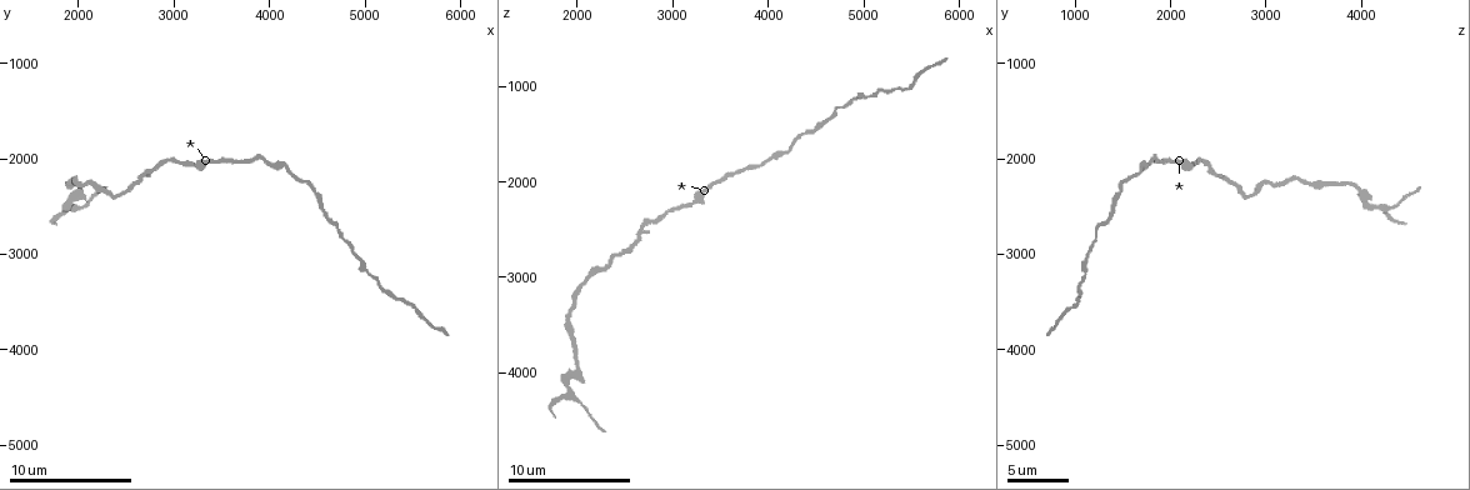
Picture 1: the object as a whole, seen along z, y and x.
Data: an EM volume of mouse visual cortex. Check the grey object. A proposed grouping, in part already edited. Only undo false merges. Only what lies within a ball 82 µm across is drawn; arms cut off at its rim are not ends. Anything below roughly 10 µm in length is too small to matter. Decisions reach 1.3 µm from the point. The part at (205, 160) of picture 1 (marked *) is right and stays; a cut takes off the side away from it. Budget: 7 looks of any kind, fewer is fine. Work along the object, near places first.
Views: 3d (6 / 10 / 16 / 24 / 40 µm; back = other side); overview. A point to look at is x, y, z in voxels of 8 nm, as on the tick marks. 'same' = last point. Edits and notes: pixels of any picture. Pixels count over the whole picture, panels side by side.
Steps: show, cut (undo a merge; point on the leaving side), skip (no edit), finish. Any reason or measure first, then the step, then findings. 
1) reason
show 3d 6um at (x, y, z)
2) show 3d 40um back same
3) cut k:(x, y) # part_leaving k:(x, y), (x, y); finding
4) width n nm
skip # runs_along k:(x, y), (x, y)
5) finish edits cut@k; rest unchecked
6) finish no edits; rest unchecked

thick turns thin
show 3d 16um at (4460, 2300, 1500)

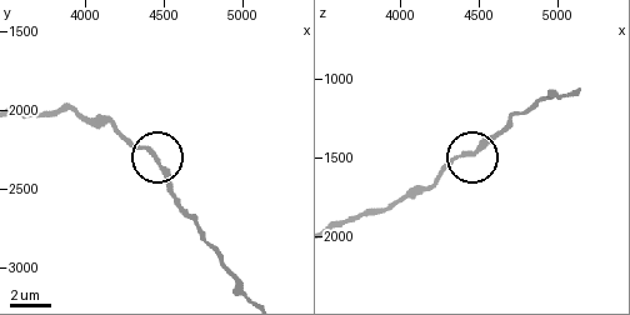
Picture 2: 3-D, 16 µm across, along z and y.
zoom in
show 3d 6um at (4420, 2280, 1460)

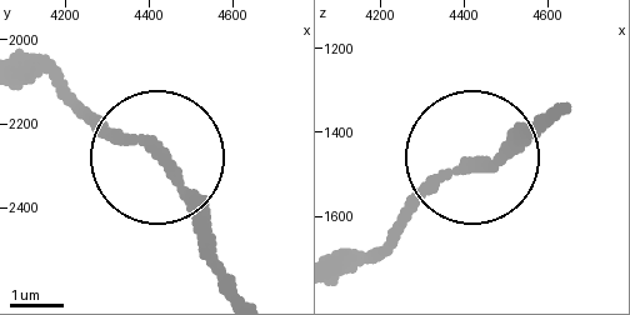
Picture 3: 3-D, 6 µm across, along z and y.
skip # one neuron here

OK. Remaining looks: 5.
show 3d 10um at (1980, 2320, 3940)

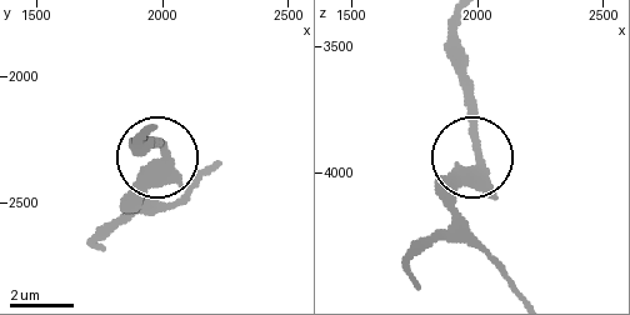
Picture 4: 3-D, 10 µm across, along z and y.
skip # runs_along 4:(458, 21), (458, 79), (474, 170), (444, 205); one neuron here

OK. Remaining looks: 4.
thick turns thin
show 3d 6um at (1920, 2260, 3380)

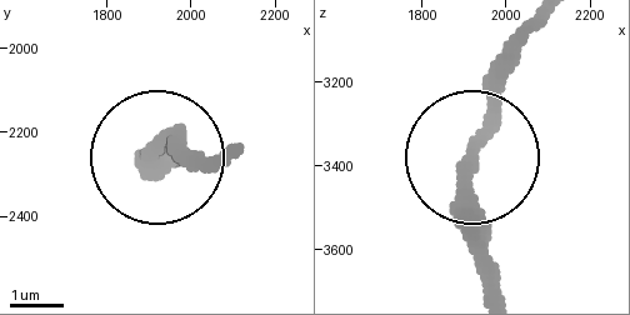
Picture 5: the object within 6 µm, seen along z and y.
width 260 nm
skip # all the same neuron

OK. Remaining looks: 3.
finish no edits; rest unchecked

